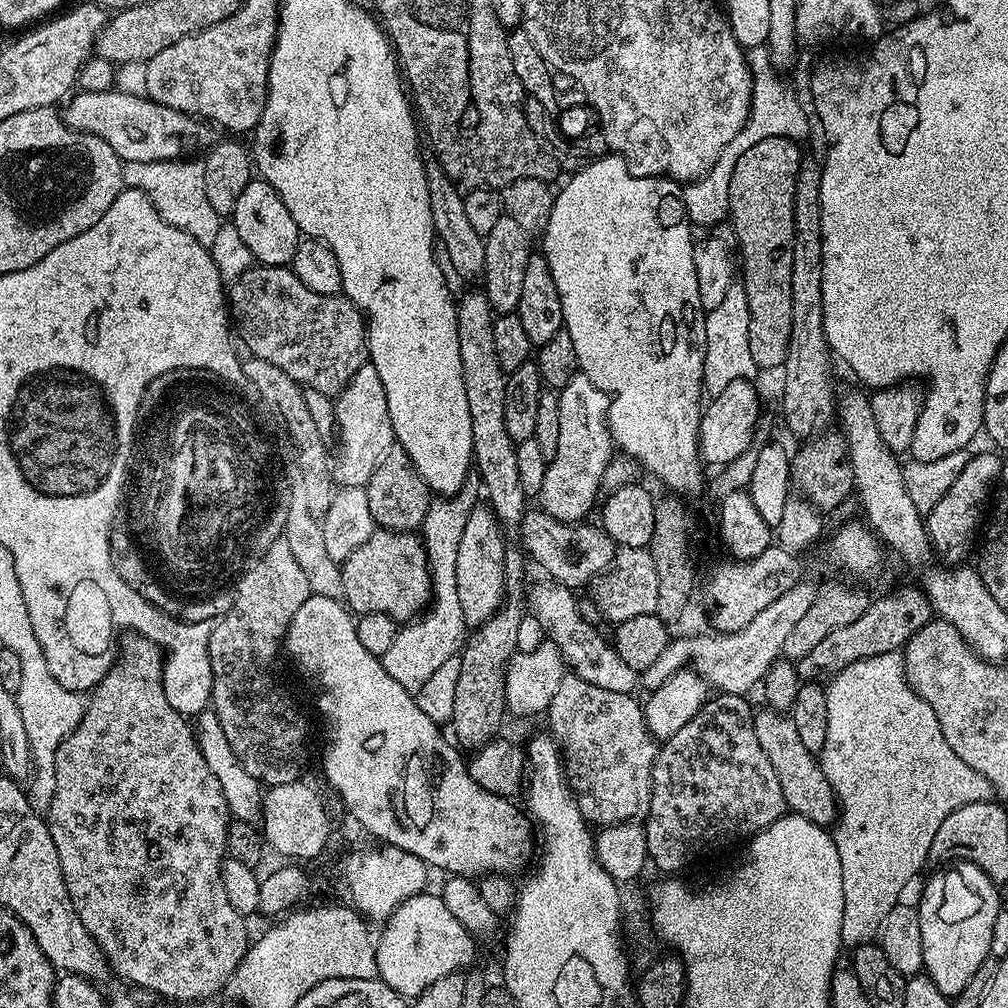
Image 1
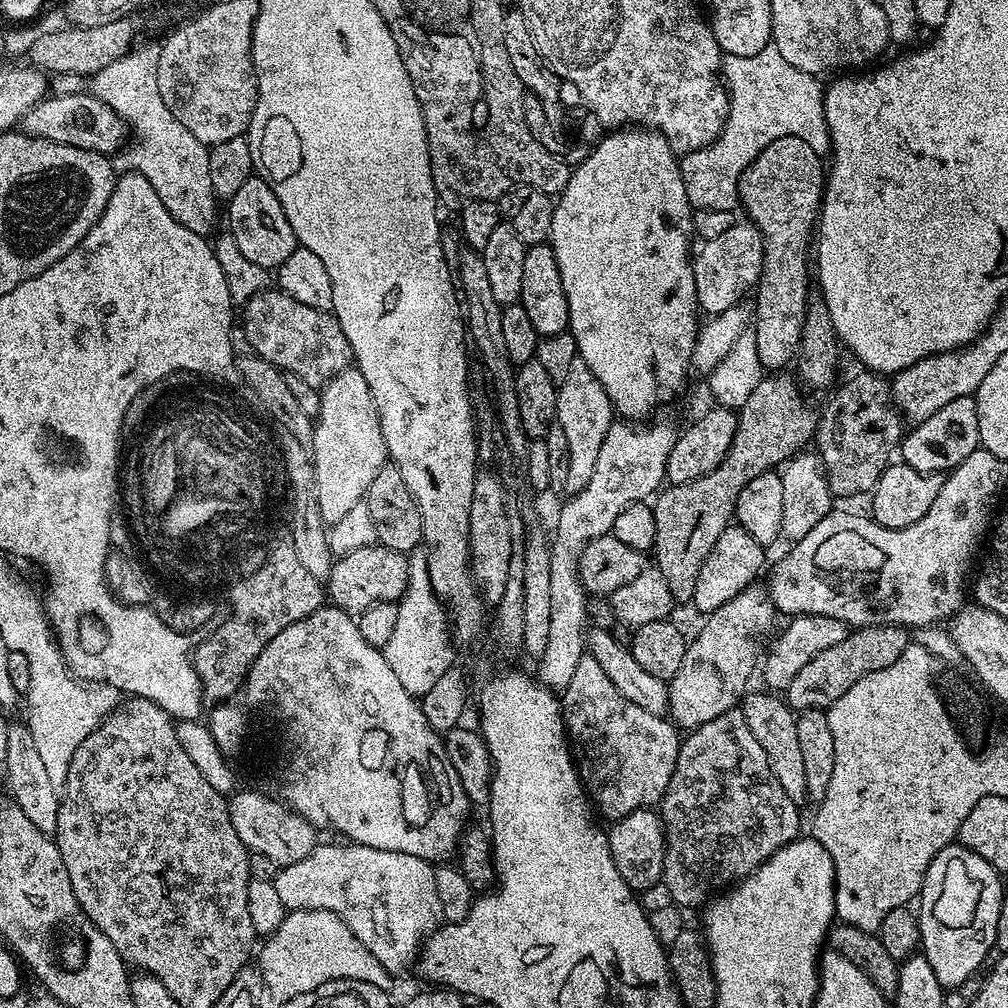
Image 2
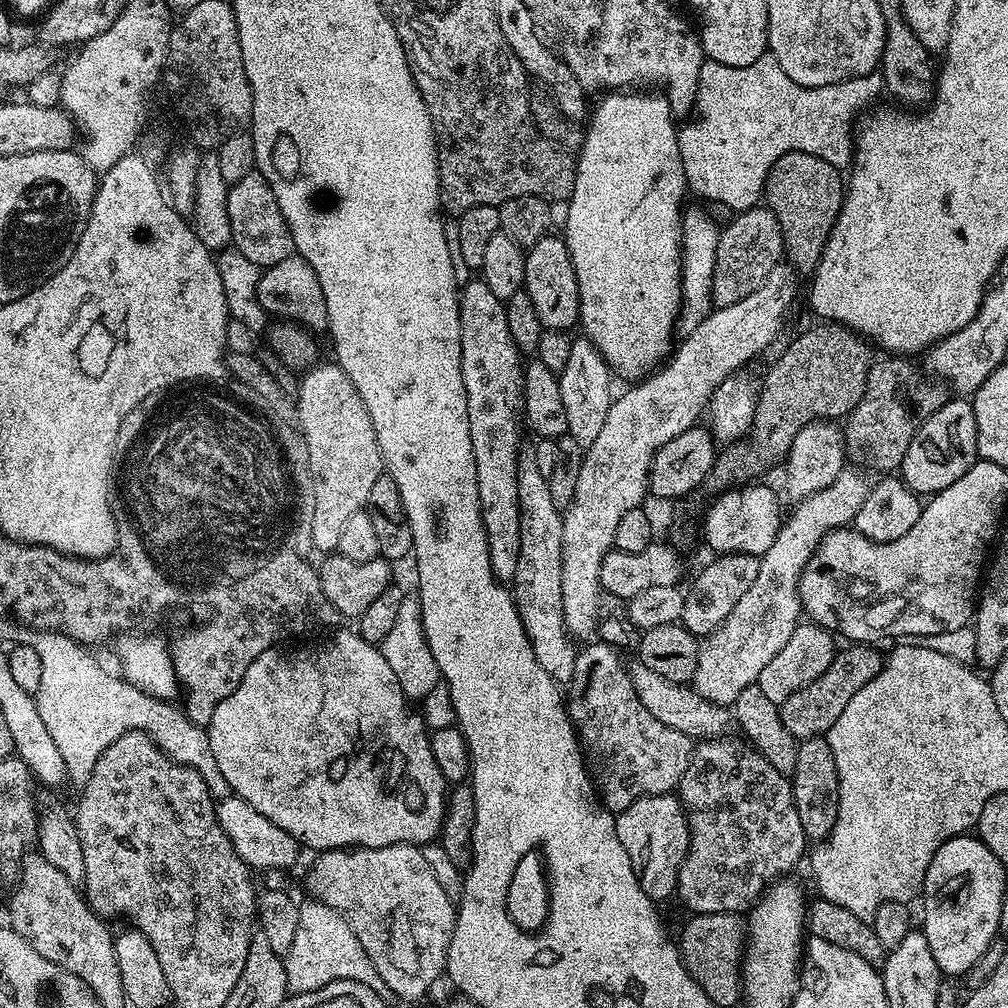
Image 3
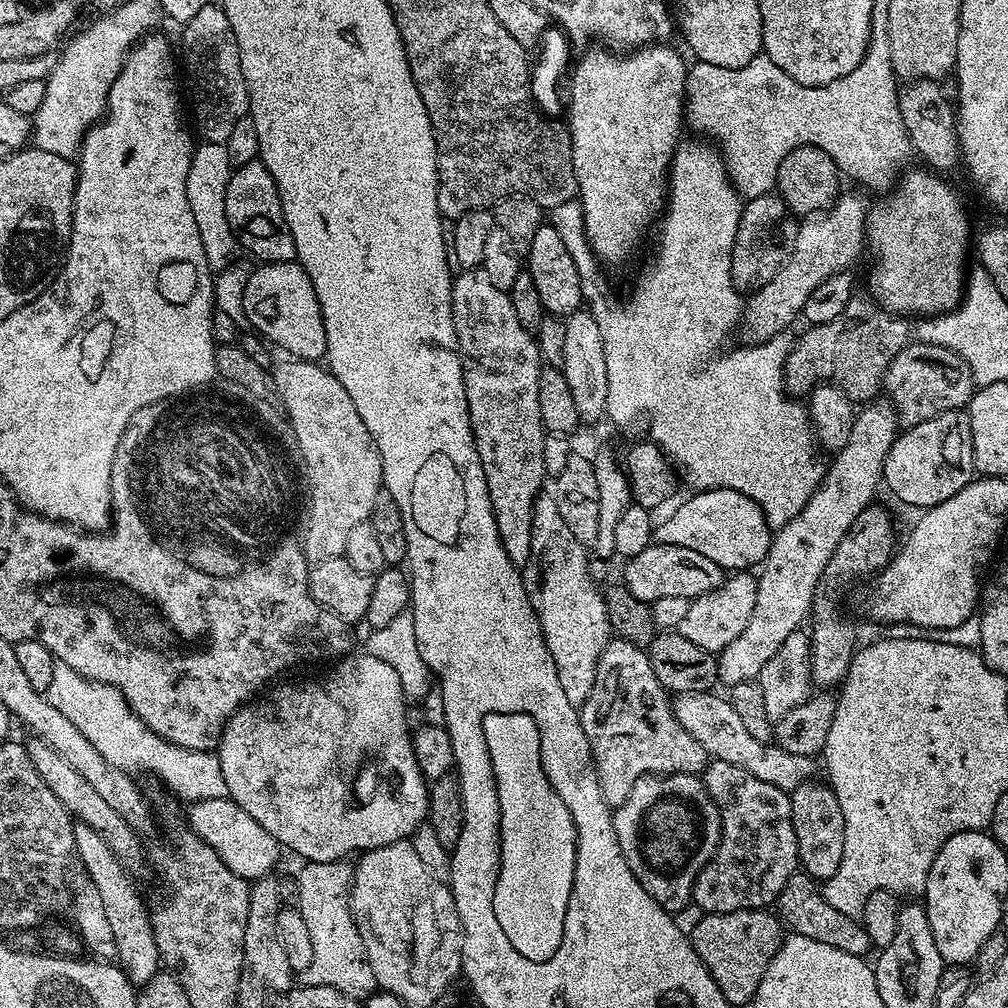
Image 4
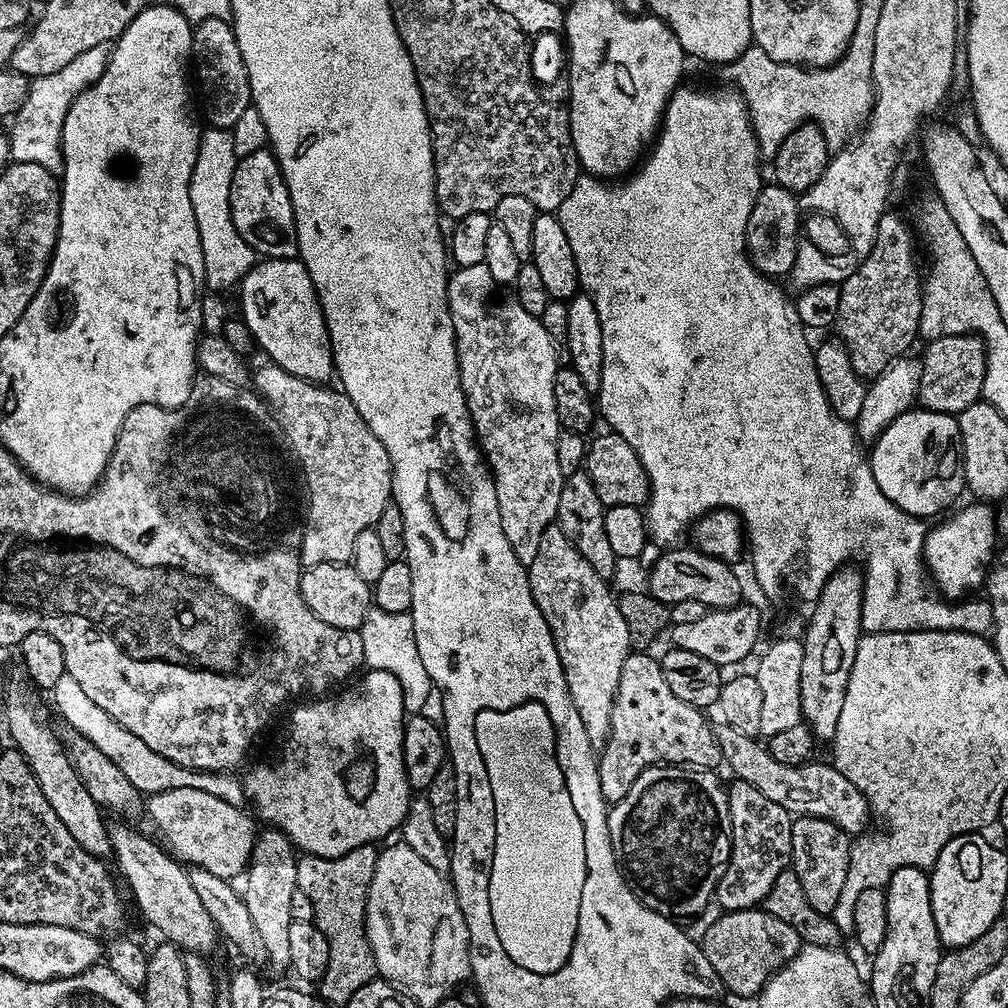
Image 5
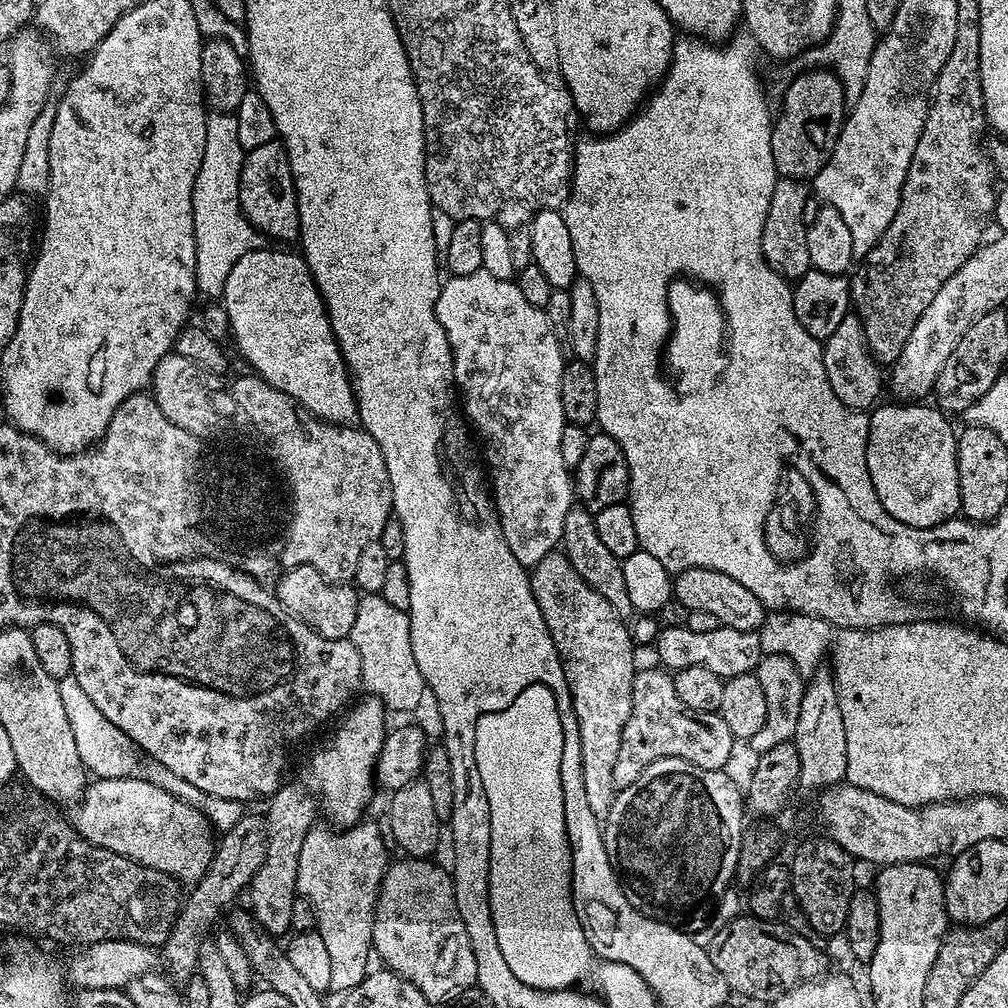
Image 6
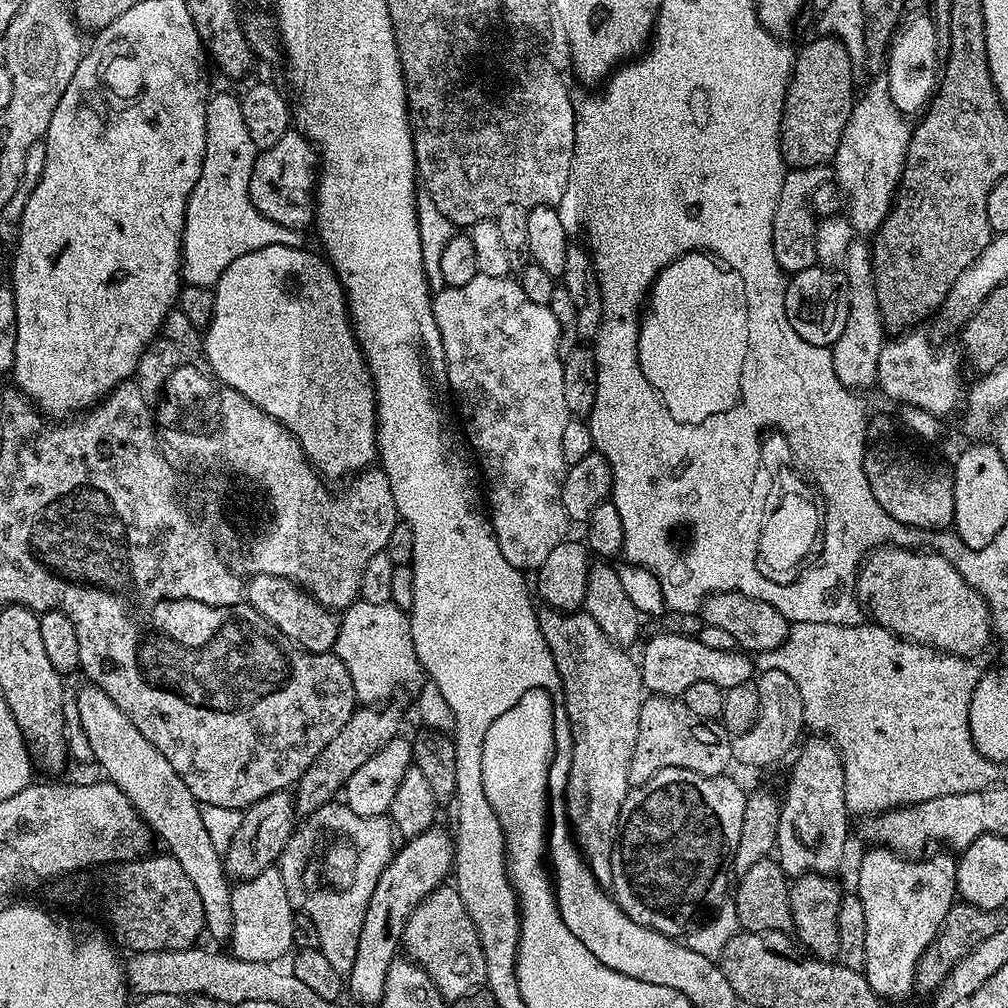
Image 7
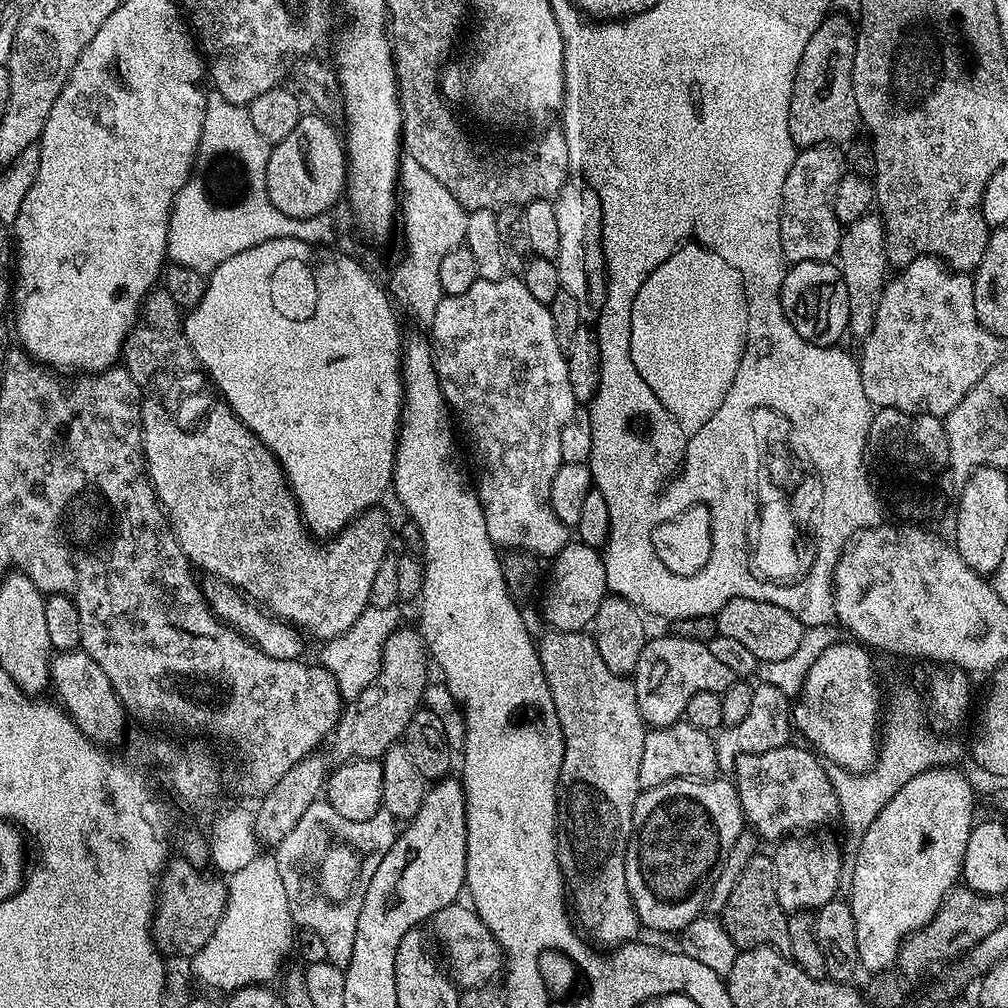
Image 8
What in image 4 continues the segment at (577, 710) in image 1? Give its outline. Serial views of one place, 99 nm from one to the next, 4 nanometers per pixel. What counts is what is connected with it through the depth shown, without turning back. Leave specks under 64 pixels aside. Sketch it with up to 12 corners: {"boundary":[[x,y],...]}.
{"boundary":[[602,650],[579,705],[609,808],[643,776],[703,773],[648,653]]}

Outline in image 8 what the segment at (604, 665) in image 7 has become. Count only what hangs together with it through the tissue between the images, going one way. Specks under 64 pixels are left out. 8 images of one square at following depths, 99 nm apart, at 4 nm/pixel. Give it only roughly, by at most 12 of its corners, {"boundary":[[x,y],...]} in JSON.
{"boundary":[[587,631],[538,651],[564,739],[558,866],[597,945],[642,932],[624,859],[635,683]]}

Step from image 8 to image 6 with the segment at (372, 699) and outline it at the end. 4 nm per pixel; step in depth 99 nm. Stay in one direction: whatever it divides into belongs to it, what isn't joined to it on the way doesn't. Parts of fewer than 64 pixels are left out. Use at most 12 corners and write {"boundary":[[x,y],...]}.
{"boundary":[[303,783],[268,804],[266,858],[246,889],[269,937],[290,929],[302,842],[318,804]]}

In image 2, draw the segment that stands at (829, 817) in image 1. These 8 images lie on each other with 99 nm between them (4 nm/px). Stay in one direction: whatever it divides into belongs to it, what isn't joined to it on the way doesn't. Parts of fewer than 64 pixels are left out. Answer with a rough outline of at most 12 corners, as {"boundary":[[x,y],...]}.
{"boundary":[[749,691],[742,711],[766,762],[797,806],[806,773],[797,713],[771,691]]}

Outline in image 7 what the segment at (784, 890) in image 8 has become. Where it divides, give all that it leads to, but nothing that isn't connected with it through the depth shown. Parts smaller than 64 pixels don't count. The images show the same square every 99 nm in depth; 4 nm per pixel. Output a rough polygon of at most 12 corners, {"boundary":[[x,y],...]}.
{"boundary":[[805,739],[774,856],[789,878],[835,873],[848,844],[844,759]]}

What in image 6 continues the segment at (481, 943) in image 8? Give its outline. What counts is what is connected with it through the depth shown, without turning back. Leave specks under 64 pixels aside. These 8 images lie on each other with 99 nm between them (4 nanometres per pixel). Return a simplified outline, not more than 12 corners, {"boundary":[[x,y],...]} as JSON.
{"boundary":[[389,863],[375,955],[429,1005],[476,984],[447,867]]}

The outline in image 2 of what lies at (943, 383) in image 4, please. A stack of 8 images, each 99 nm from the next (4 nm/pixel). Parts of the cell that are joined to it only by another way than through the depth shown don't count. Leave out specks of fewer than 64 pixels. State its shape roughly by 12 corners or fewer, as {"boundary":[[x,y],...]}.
{"boundary":[[881,373],[819,413],[815,455],[836,498],[871,493],[906,429]]}

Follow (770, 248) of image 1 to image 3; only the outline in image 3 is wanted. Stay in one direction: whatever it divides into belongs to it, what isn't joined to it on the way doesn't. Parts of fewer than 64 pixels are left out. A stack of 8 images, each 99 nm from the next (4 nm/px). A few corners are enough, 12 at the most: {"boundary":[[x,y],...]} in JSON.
{"boundary":[[814,154],[774,162],[762,200],[787,263],[815,272],[846,180]]}

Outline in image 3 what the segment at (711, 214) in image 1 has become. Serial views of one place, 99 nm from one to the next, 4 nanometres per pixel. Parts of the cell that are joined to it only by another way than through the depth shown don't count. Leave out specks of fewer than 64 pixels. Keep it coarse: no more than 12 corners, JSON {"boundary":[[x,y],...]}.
{"boundary":[[705,59],[676,133],[687,191],[739,214],[782,154],[852,164],[879,71],[798,86]]}

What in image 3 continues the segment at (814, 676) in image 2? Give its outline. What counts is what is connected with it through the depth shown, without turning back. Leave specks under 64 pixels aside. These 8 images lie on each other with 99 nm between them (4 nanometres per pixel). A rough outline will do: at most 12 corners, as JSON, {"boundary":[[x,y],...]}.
{"boundary":[[879,647],[837,651],[813,684],[779,704],[798,742],[828,733],[884,668]]}

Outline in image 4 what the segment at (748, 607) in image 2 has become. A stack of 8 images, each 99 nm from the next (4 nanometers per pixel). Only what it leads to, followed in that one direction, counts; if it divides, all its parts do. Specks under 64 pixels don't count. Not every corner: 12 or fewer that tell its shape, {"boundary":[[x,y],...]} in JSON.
{"boundary":[[868,402],[819,487],[773,533],[746,629],[717,657],[731,688],[811,613],[826,563],[877,499],[898,435]]}

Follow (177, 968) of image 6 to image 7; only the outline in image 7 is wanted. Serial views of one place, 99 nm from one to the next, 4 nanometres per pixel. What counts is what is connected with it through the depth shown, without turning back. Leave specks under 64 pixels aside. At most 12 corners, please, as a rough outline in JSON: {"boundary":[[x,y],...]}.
{"boundary":[[275,792],[243,809],[222,853],[236,882],[273,867],[298,820],[294,796]]}

